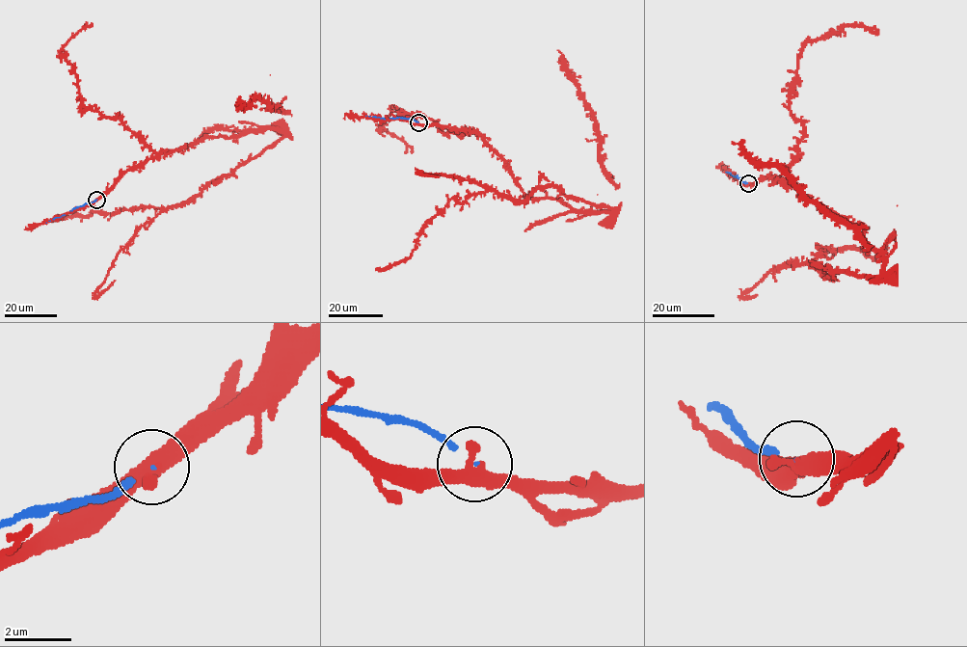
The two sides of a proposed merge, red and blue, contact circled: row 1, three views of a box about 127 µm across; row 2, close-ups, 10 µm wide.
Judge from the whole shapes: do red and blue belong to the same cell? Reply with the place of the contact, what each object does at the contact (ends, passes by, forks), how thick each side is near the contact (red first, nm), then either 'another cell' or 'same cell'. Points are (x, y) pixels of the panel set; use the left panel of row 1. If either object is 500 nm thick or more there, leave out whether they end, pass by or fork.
(96, 200) | red passes by | blue ends | 440/80 nm | another cell

